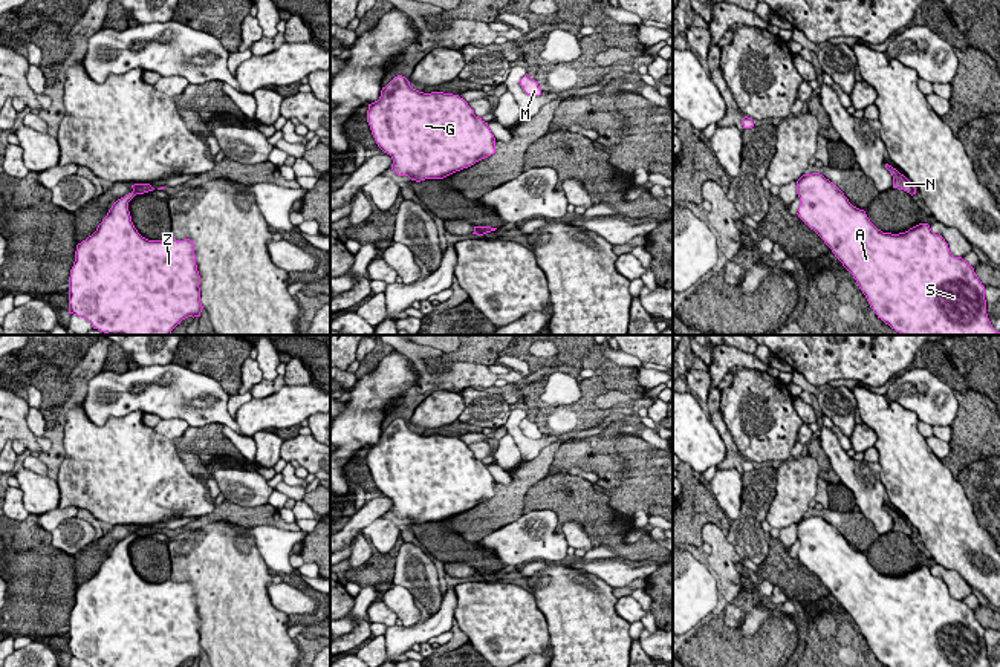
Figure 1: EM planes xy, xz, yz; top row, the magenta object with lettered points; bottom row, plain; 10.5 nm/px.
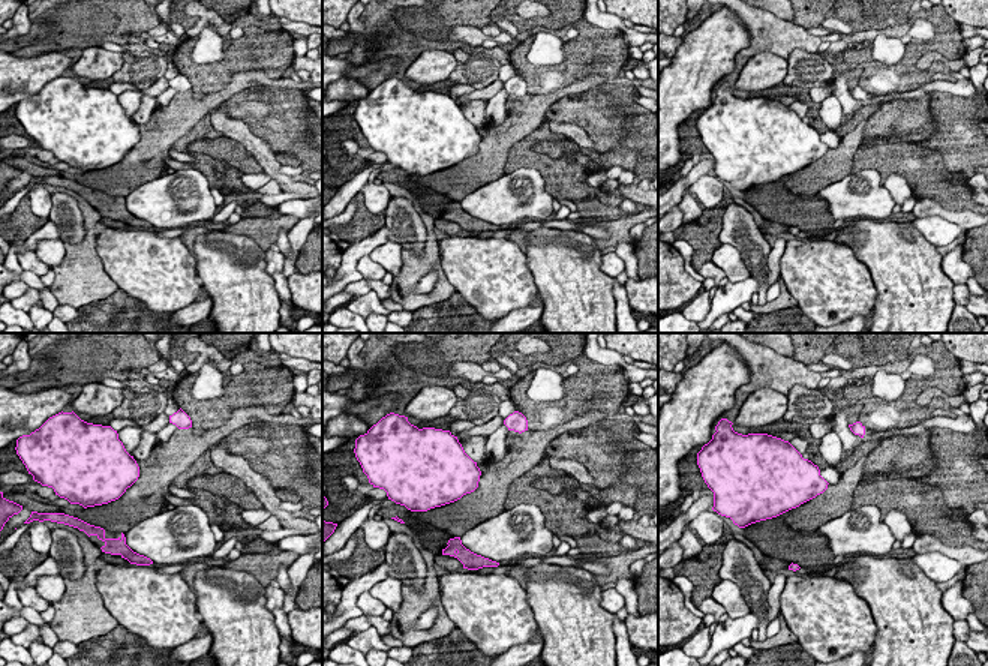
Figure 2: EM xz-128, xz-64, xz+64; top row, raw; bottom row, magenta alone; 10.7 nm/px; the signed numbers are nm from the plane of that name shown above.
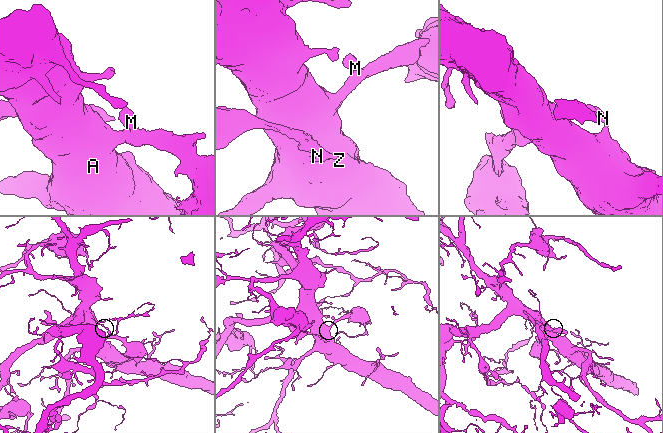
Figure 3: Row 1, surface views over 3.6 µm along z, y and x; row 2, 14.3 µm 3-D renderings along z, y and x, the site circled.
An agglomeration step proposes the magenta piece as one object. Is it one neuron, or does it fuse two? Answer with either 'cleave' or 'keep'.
cleave

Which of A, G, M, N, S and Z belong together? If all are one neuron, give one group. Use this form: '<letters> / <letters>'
A G M S Z / N

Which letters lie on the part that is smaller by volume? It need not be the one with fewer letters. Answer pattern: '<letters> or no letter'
N

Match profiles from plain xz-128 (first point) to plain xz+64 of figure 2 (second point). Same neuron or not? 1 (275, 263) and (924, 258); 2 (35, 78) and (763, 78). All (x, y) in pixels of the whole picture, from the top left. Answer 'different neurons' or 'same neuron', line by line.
1: different neurons
2: different neurons

